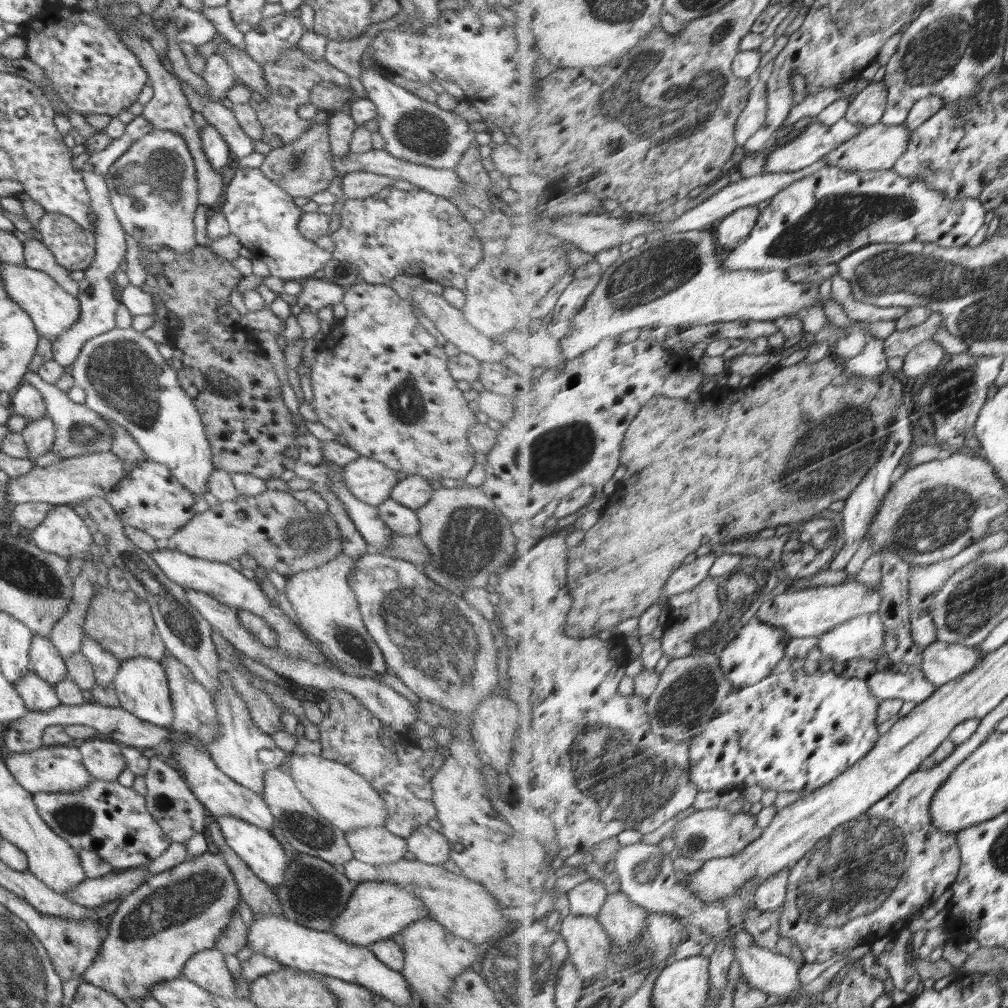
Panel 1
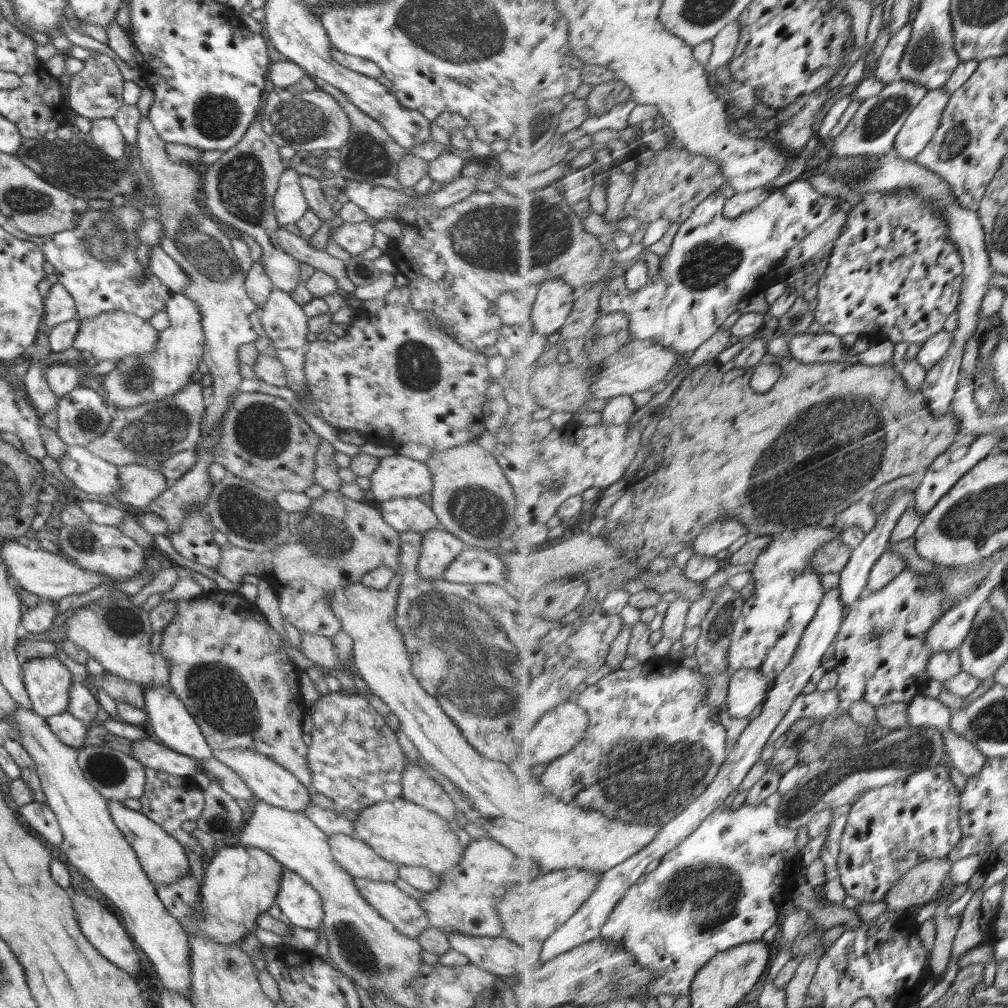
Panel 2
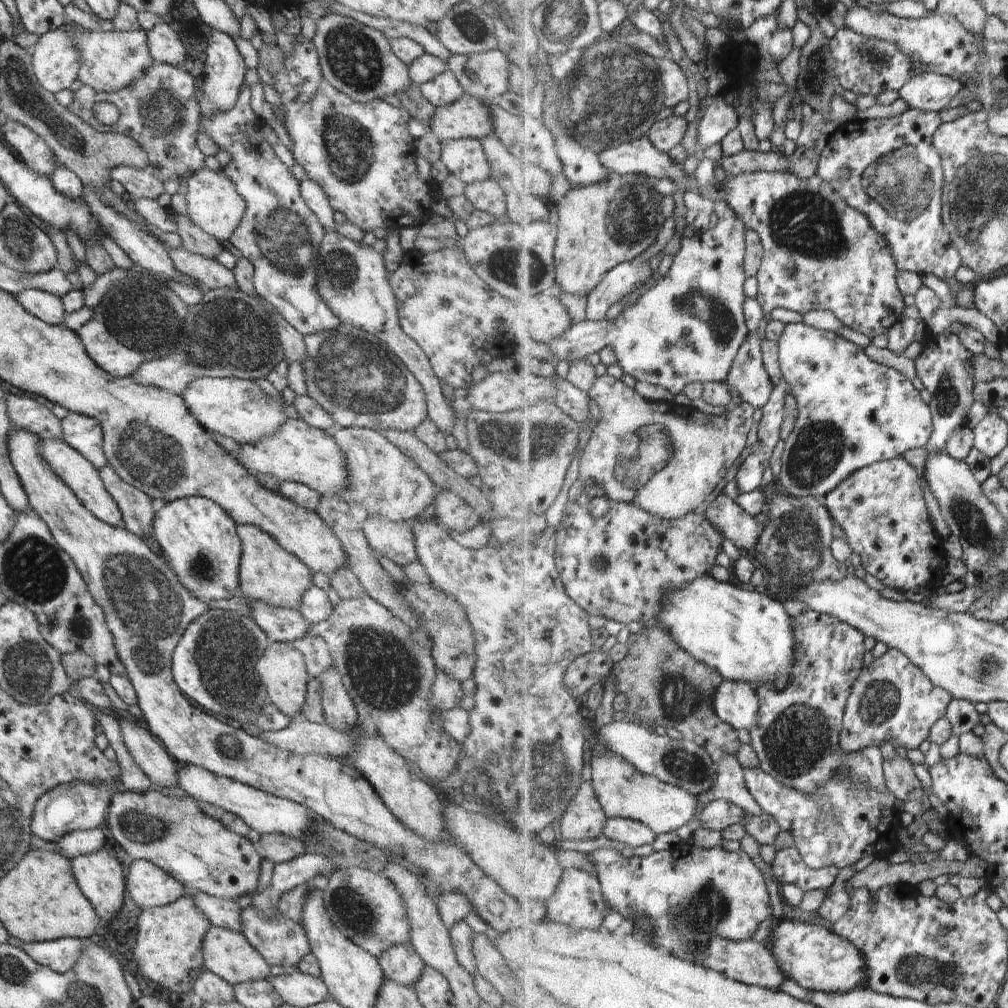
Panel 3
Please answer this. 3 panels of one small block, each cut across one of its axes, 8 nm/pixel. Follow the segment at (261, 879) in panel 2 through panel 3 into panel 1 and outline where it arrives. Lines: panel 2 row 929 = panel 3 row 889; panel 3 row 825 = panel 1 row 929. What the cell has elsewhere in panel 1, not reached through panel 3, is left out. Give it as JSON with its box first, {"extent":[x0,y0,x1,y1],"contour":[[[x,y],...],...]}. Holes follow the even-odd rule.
{"extent":[81,851,242,1000],"contour":[[[210,851],[199,856],[191,856],[170,870],[150,875],[150,878],[146,878],[136,890],[123,896],[97,957],[86,968],[81,979],[110,992],[118,1000],[123,996],[143,1000],[150,996],[150,990],[158,982],[182,976],[186,961],[194,953],[216,948],[216,939],[229,924],[236,912],[235,908],[238,908],[242,900],[230,868],[220,854],[216,855]]]}

